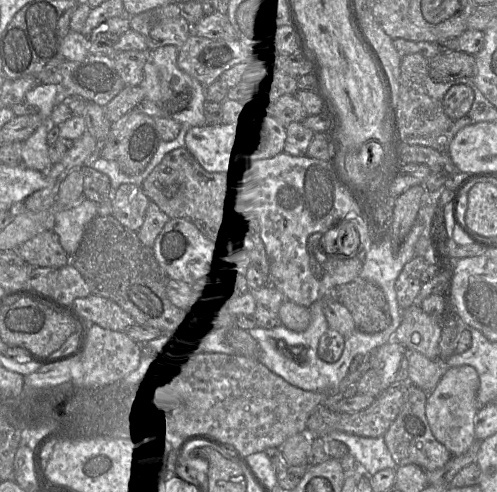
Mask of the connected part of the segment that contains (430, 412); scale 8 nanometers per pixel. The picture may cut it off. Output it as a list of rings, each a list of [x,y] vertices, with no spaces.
[[[469,365],[450,367],[441,377],[433,391],[428,393],[426,417],[434,437],[452,456],[466,453],[475,442],[475,417],[478,411],[477,391],[479,376]]]

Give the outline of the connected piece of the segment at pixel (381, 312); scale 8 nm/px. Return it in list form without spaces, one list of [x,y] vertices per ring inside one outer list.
[[[358,276],[337,287],[333,291],[333,297],[350,312],[356,329],[362,332],[381,332],[391,323],[386,297],[374,282]]]

